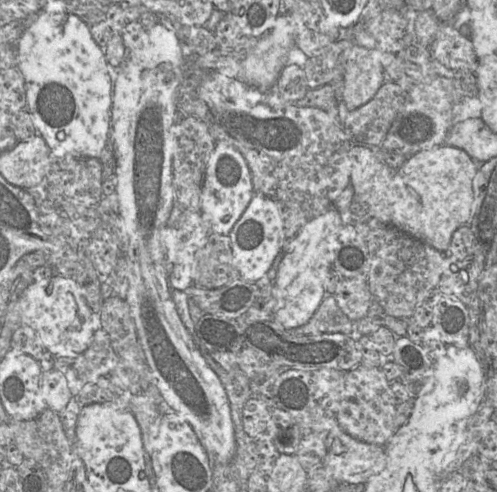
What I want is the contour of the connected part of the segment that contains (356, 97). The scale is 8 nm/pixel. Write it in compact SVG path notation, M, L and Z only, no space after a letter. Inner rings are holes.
M355 44L342 79L342 100L347 109L368 103L386 80L379 52Z

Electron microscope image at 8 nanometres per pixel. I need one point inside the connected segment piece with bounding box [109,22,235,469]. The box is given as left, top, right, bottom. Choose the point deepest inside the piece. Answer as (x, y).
(144, 100)

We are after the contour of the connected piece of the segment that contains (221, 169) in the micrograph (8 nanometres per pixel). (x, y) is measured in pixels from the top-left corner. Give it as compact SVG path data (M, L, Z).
M216 143L201 187L201 215L211 233L227 235L246 210L254 195L251 171L242 154L227 143Z

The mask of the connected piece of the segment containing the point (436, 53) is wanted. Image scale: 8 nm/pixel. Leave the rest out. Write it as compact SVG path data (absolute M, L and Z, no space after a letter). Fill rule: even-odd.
M453 25L440 26L430 50L432 57L447 68L476 74L478 62L473 43Z

